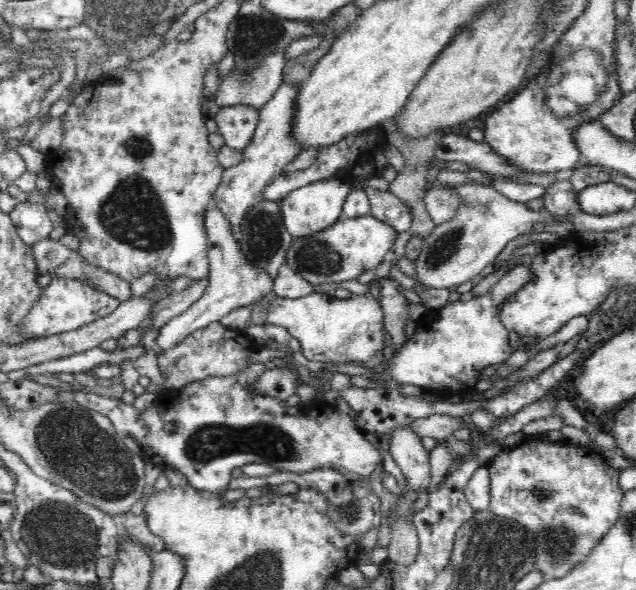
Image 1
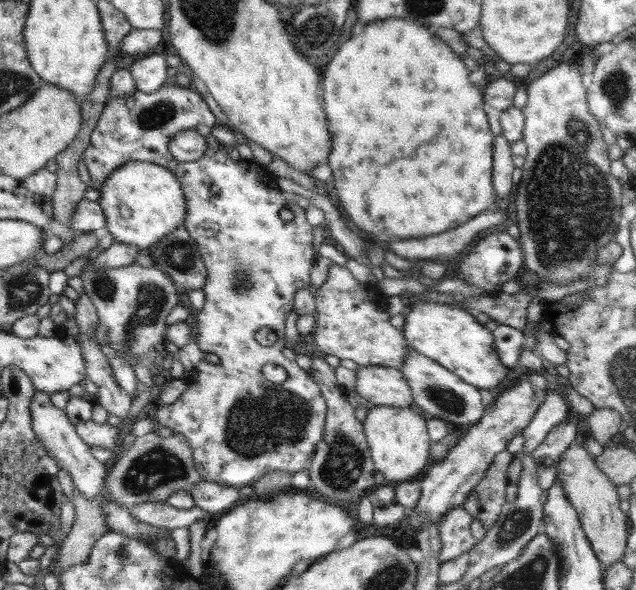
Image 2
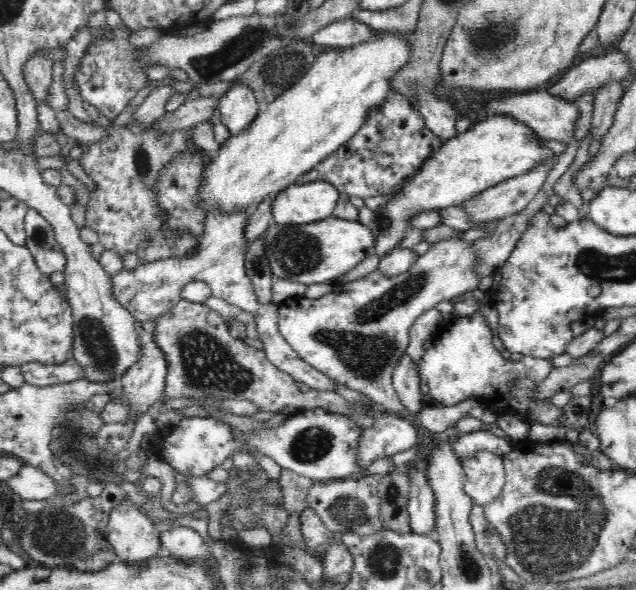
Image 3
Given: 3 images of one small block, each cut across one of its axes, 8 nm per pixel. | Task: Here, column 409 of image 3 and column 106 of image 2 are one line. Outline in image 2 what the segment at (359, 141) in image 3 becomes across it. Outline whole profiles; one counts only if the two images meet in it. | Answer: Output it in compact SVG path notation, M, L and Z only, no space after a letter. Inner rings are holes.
M168 81L152 93L136 89L126 98L109 96L96 127L92 129L90 144L83 152L83 160L90 173L90 187L100 190L106 178L126 162L152 162L163 168L173 168L174 157L168 142L180 131L196 129L198 124L213 127L217 118L208 103L193 87L183 87Z

